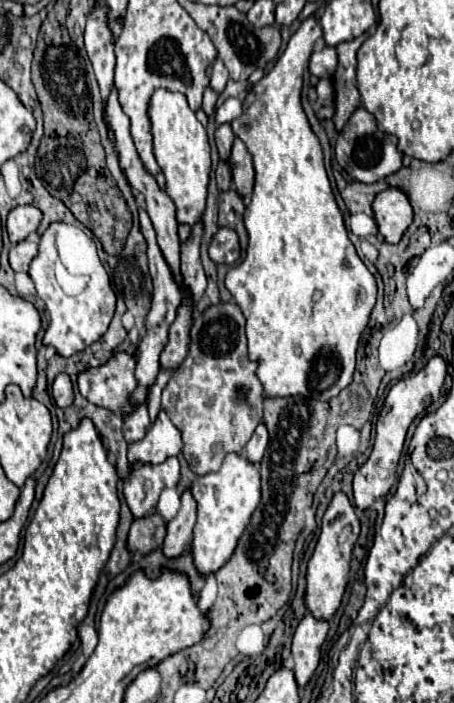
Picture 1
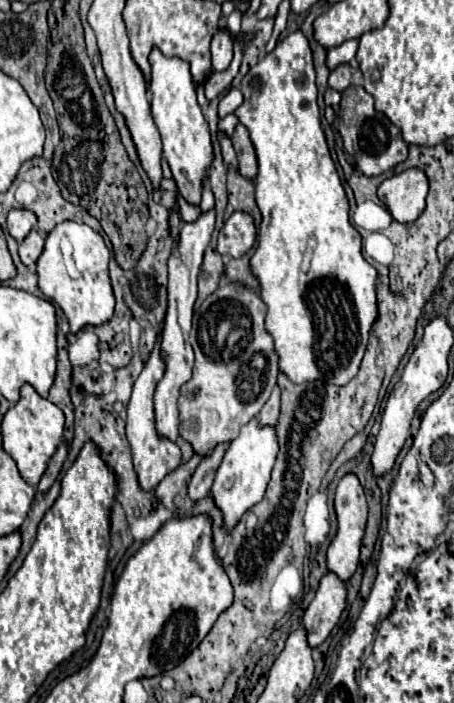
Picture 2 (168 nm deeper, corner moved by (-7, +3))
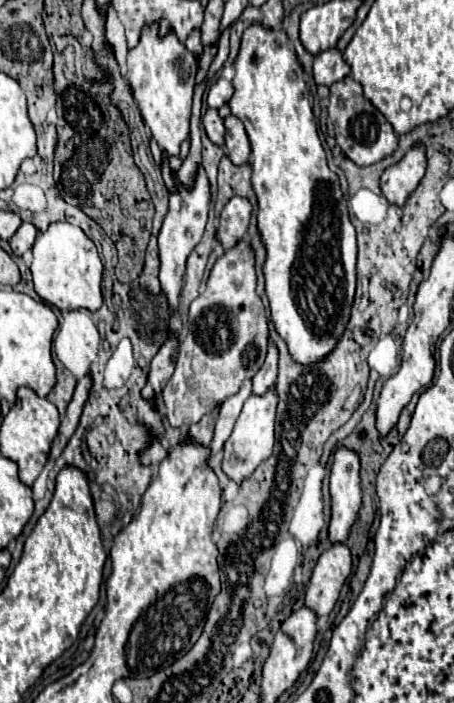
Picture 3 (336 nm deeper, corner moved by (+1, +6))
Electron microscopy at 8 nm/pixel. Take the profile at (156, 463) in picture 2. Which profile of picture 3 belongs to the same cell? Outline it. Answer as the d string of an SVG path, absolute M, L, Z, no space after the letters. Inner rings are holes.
M152 441L150 447L140 453L140 461L142 461L144 465L156 465L156 463L160 463L166 455L168 455L168 453L166 453L164 447L160 445L160 441Z

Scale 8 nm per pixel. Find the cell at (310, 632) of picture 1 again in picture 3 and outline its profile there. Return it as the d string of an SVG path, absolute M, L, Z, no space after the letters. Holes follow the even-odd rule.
M332 543L318 559L310 583L306 587L306 605L318 613L328 615L340 595L344 581L352 571L352 553L346 543Z

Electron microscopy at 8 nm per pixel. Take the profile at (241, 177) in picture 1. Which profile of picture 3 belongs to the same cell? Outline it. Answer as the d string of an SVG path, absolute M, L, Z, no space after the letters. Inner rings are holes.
M228 115L224 119L226 125L226 141L224 141L224 153L230 157L234 165L248 163L250 159L250 141L246 135L246 129L242 121L234 115Z

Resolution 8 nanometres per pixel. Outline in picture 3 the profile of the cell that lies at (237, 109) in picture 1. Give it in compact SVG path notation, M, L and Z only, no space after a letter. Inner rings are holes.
M220 77L212 87L210 87L210 91L208 91L208 107L222 107L222 105L226 105L228 101L230 101L230 97L232 97L232 93L234 93L234 87L232 87L232 83L230 81L226 81L224 77Z

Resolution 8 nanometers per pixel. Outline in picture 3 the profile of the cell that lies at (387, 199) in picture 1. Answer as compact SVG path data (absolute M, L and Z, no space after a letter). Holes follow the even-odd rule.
M412 145L412 149L402 157L402 161L382 173L382 195L394 205L404 205L410 193L418 187L420 179L424 177L424 171L426 149L424 145Z

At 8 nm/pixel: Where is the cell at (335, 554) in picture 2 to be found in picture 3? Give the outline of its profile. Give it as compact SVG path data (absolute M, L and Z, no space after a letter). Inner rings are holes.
M348 447L336 449L330 469L330 495L332 495L330 541L344 543L362 505L360 459L354 449Z

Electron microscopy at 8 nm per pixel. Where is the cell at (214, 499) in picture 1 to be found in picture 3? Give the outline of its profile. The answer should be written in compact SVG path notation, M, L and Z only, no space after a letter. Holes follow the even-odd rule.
M270 387L264 395L250 395L242 407L242 413L234 425L232 435L228 437L226 445L224 445L224 461L222 461L222 469L224 473L242 483L244 479L248 479L254 469L266 461L272 453L274 447L274 415L276 415L276 403L278 403L278 395L276 389Z

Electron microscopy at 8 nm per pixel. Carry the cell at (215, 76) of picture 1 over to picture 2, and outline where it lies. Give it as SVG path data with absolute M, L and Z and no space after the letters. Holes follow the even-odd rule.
M218 30L212 38L212 68L222 72L232 62L232 40L228 38L226 30Z

